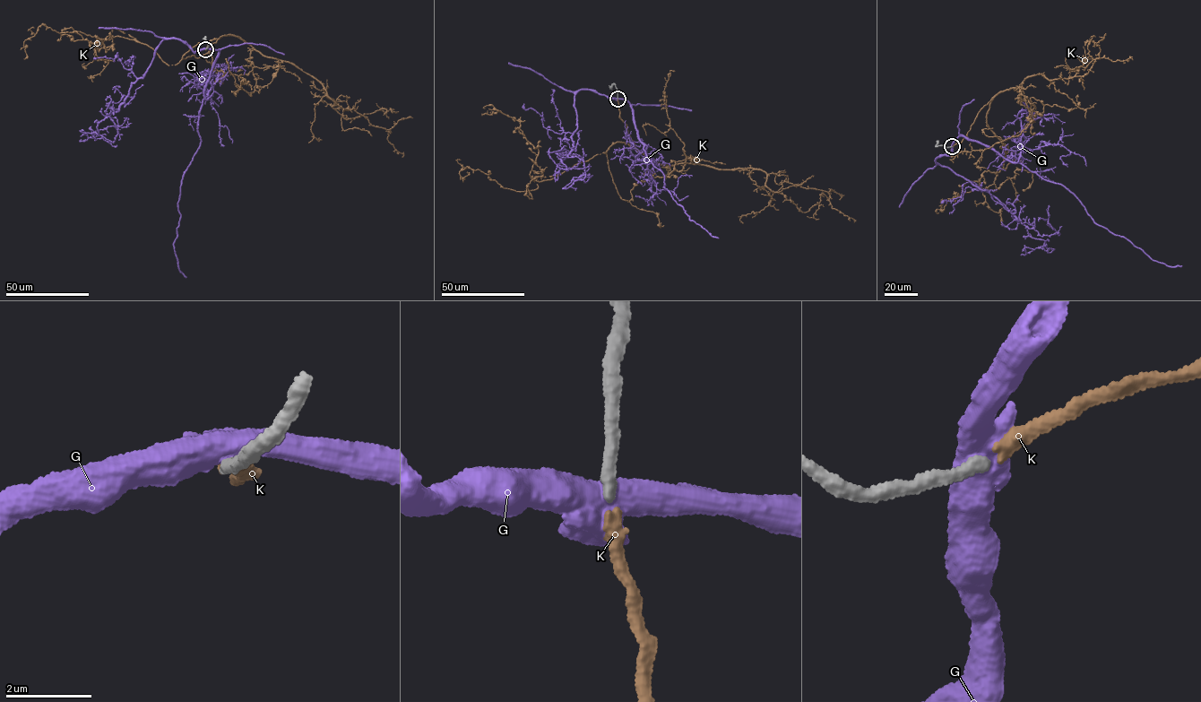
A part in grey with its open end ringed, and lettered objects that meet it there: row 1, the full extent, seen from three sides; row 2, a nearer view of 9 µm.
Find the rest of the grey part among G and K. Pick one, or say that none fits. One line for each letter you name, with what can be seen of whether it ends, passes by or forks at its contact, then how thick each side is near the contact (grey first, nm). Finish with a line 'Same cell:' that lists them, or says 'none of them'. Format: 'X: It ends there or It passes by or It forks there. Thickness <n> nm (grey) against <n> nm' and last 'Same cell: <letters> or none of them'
K: It ends there. Thickness 280 nm (grey) against 340 nm
Same cell: K

